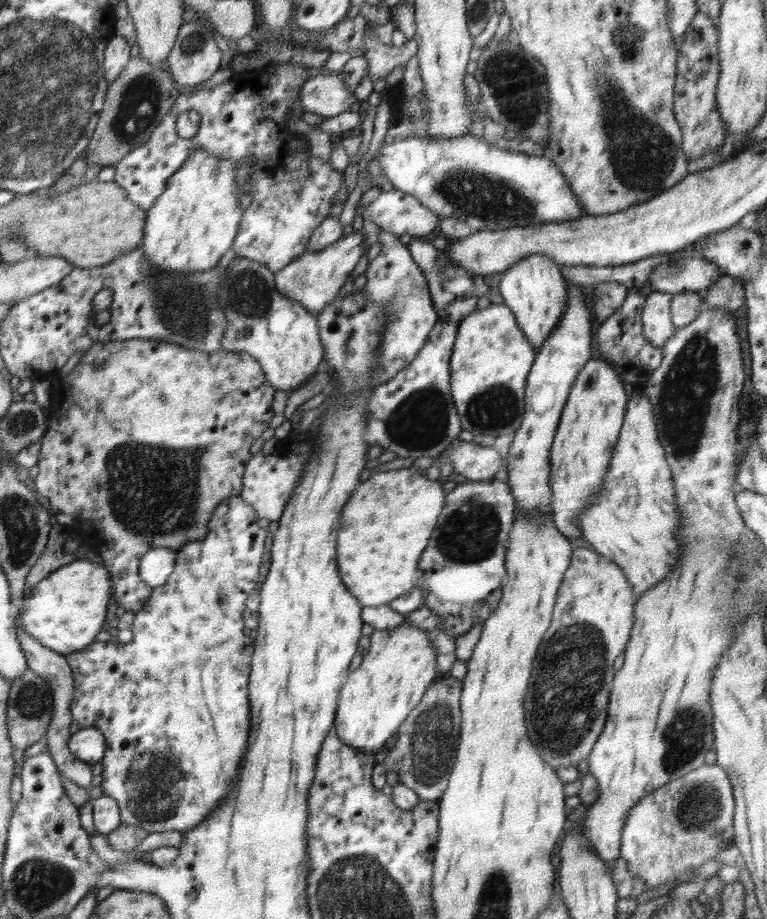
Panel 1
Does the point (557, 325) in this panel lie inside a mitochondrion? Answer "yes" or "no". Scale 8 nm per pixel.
no

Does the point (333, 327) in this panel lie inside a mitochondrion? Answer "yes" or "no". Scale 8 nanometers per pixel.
no

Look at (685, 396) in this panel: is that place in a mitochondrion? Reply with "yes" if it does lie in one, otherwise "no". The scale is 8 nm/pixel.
yes

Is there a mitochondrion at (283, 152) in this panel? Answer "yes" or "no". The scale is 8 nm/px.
no

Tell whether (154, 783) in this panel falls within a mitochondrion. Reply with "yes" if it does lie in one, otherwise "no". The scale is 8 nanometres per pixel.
yes

